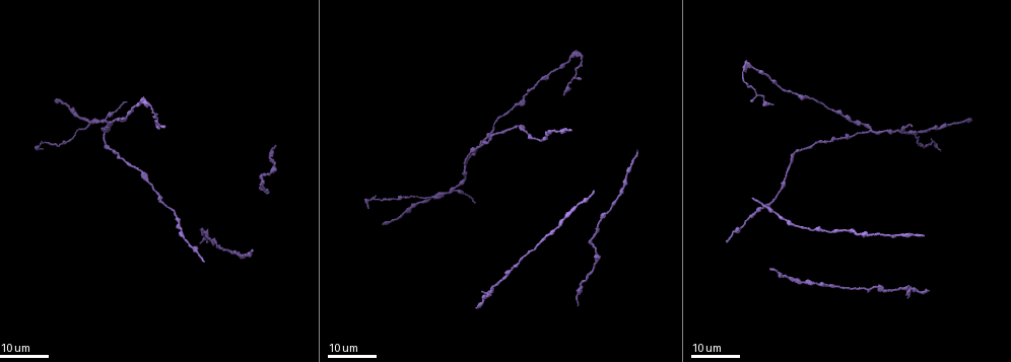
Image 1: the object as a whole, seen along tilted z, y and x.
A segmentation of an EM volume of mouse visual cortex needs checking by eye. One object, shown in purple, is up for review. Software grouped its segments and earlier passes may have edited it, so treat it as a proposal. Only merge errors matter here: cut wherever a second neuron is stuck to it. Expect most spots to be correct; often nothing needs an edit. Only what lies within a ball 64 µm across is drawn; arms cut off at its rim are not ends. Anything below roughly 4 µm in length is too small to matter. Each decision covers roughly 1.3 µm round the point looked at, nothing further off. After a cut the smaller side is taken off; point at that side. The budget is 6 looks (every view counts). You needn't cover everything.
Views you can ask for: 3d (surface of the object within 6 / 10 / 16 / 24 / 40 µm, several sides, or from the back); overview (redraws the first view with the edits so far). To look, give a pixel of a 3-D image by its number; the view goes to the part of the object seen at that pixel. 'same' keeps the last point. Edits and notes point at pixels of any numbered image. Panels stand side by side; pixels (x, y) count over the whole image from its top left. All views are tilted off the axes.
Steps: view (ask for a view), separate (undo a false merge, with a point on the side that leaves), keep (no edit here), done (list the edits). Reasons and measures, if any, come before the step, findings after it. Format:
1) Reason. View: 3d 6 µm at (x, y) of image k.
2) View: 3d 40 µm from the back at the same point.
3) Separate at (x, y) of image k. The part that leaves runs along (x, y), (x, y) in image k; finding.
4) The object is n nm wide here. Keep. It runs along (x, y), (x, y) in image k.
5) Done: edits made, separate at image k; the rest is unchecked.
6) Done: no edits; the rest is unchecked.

Three-way junction. View: 3d 16 µm at (465, 164) of image 1.

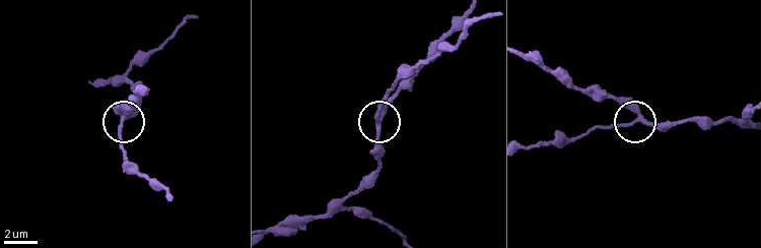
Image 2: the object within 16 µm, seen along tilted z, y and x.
Closer look. View: 3d 6 µm at (124, 115) of image 2.

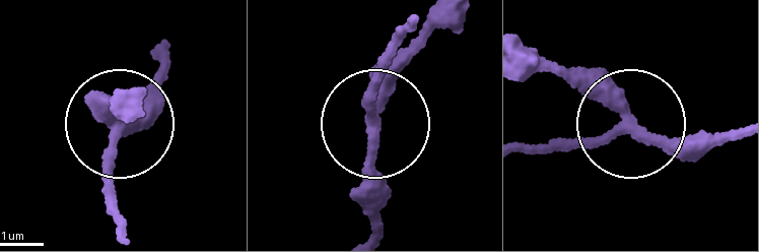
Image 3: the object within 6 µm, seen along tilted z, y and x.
The side arm is 30 µm long. Keep. It runs along (124, 224), (111, 184), (115, 147), (167, 78) in image 3; one neuron here.

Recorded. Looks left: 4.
Three arms meet. View: 3d 16 µm at (450, 190) of image 1.

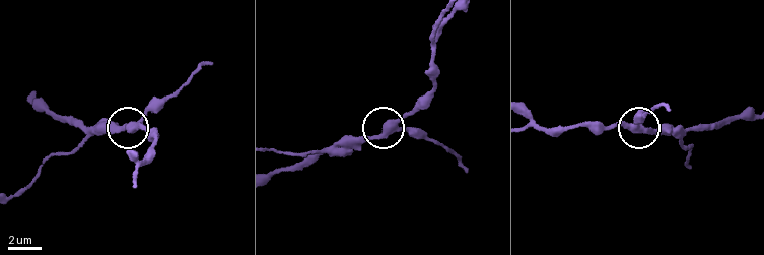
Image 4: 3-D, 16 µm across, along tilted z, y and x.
Closer look. View: 3d 6 µm at (639, 128) of image 4.

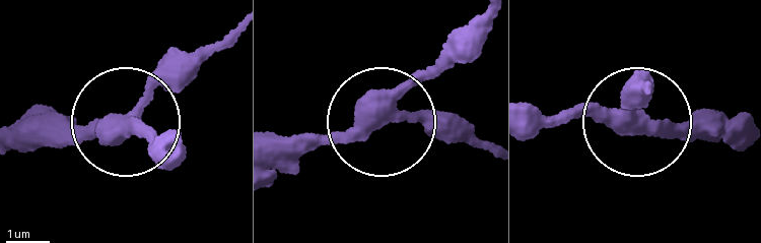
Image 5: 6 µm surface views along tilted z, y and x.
Keep. It runs along (487, 18), (387, 119), (434, 118), (491, 144) in image 5; continuous, no second neuron.

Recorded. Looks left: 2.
Three-way junction. View: 3d 24 µm at (89, 122) of image 1.

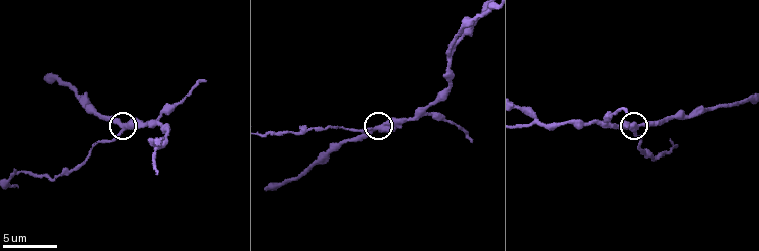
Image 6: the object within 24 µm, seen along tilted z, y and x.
Closer look. View: 3d 6 µm at (374, 128) of image 6.

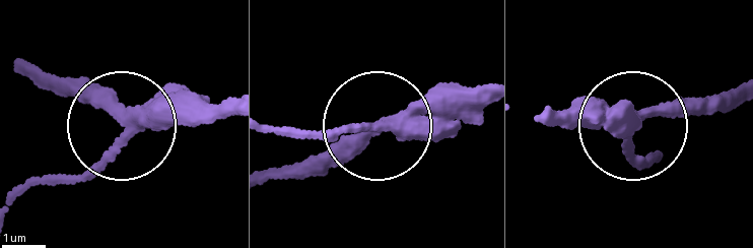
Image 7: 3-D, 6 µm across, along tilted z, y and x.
The object is 270 nm wide here. Separate at (116, 148) of image 7. The part that leaves runs along (425, 128), (274, 131) in image 7; a second neuron is stuck on.

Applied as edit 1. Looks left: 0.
Done: edits made, separate at image 7; the rest is unchecked.

